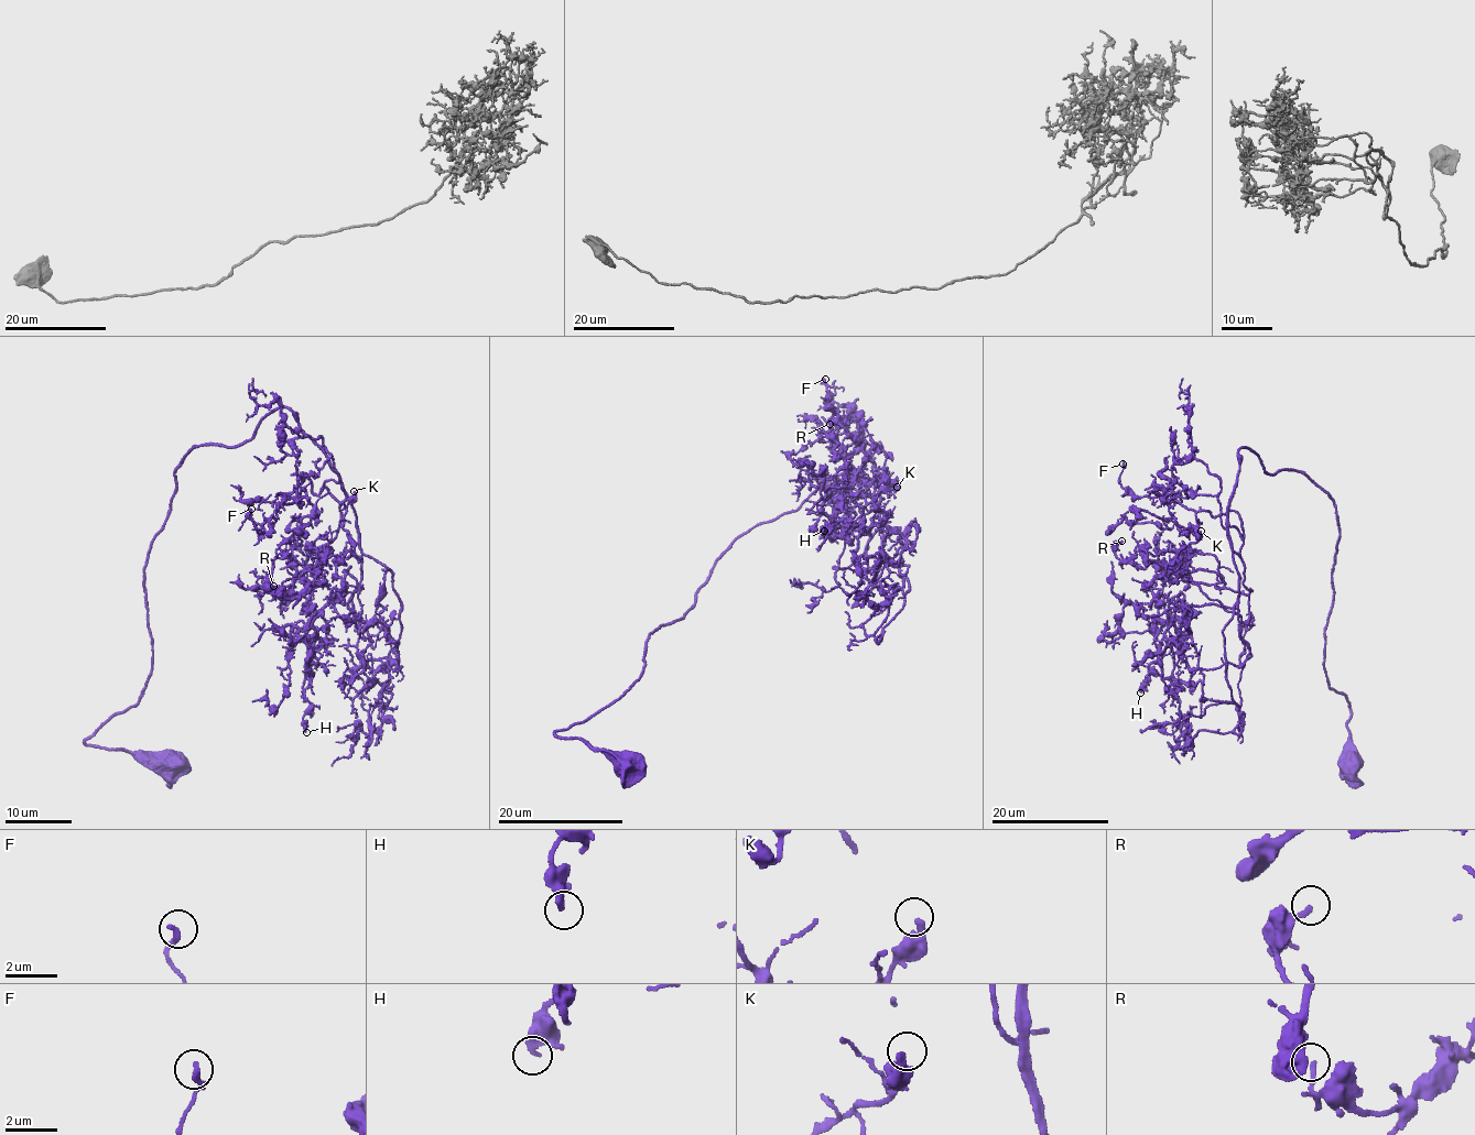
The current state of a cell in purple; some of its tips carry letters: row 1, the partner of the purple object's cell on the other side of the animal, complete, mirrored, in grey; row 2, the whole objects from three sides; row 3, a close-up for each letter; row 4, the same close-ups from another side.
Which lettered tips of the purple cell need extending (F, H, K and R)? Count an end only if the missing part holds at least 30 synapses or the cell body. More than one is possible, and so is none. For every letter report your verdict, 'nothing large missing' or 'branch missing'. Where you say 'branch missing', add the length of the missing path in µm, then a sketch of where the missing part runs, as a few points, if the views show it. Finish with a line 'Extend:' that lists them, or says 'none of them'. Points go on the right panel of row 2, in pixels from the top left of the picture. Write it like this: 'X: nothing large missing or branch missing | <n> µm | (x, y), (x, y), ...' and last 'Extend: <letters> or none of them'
F: nothing large missing
H: nothing large missing
K: nothing large missing
R: nothing large missing
Extend: none of them

